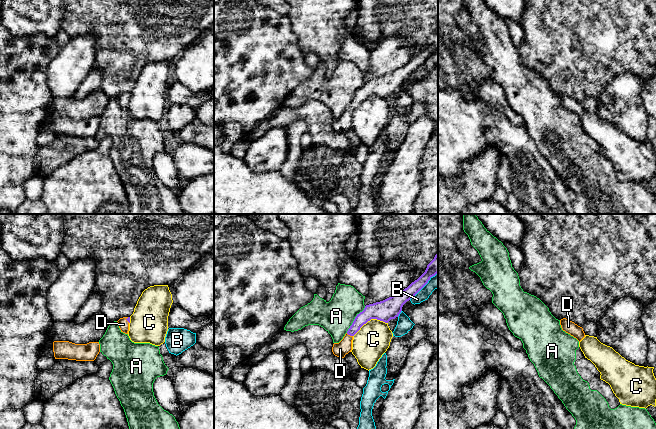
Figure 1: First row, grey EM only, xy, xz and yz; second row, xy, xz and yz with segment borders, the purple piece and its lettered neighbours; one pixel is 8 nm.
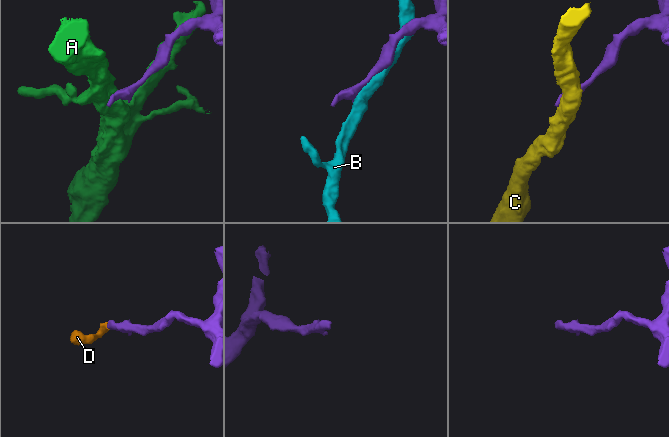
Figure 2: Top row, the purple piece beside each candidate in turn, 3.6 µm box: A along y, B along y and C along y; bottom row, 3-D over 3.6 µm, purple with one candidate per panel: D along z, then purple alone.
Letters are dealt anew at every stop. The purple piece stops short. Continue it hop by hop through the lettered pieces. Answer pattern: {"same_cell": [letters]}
{"same_cell": ["D"]}

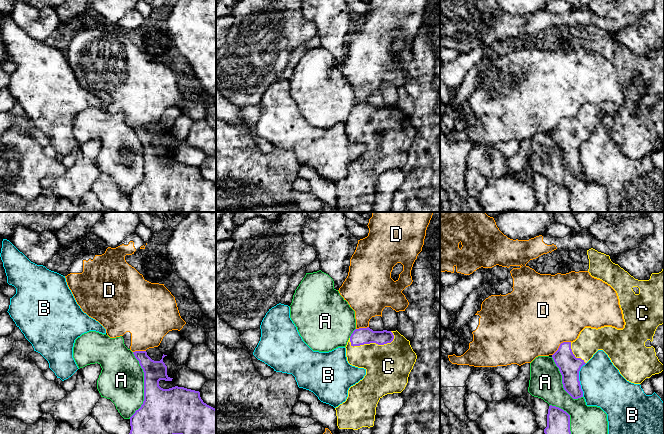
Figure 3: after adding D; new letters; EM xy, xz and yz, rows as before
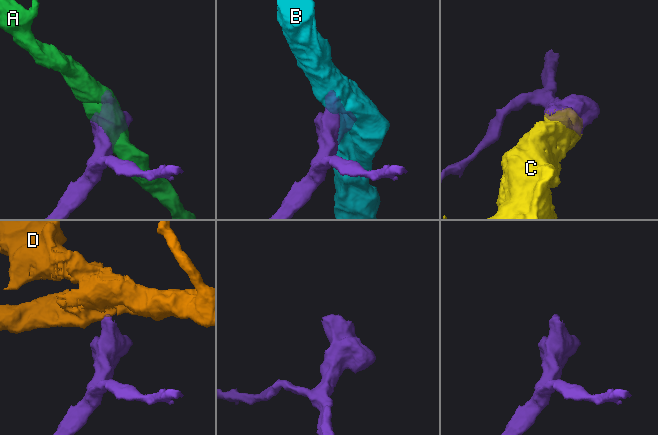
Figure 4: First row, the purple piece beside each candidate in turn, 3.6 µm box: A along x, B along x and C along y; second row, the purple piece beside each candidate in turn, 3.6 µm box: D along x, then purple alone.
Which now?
{"same_cell": ["C"]}

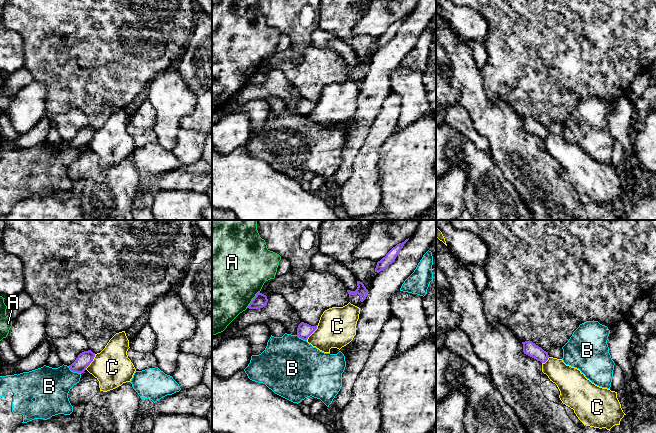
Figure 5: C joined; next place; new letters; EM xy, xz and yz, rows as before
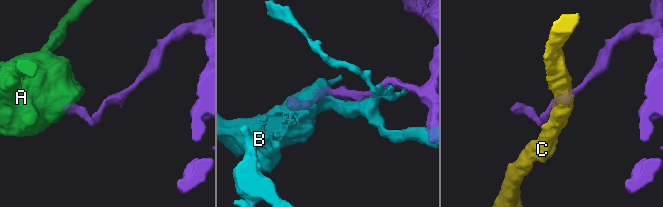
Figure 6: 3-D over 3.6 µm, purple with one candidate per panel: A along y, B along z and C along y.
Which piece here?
{"same_cell": []}

